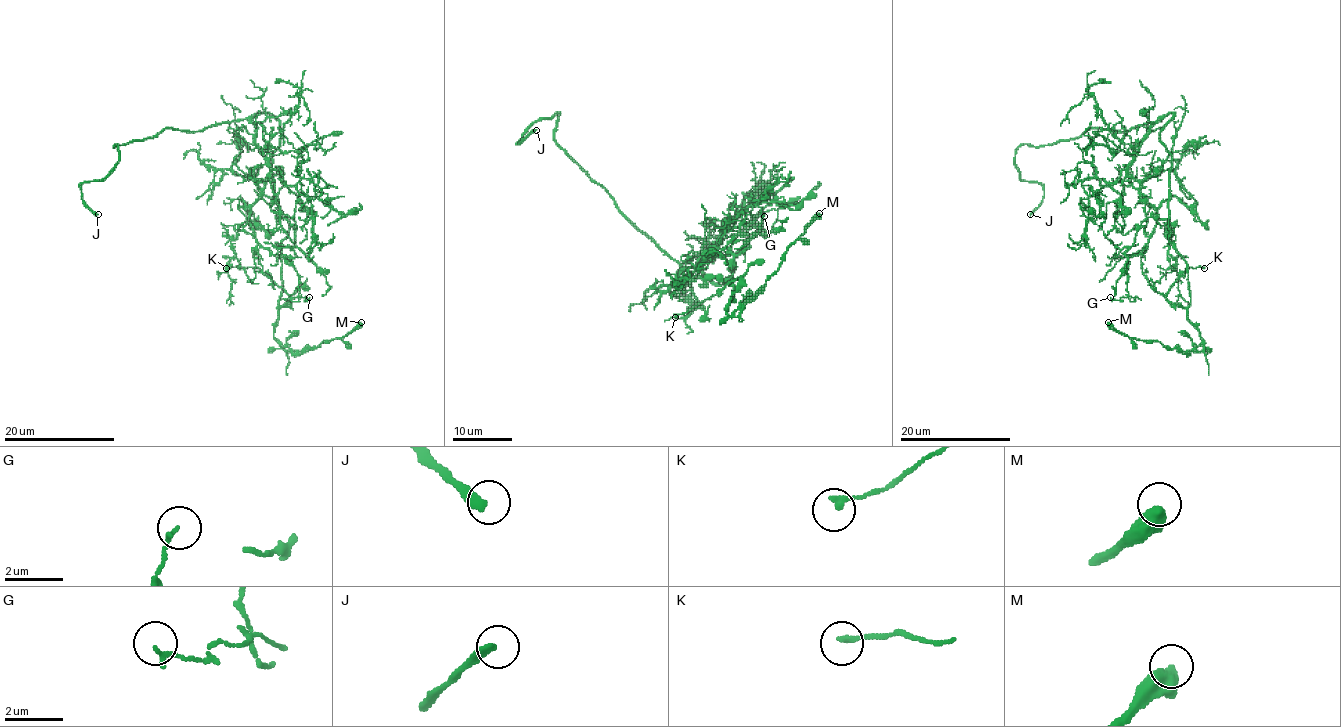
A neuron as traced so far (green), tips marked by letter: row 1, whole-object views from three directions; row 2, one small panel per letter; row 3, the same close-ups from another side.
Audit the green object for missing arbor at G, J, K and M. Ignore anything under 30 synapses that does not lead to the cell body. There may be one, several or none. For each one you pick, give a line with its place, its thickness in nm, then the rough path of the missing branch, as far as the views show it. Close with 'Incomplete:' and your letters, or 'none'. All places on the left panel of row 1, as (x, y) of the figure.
J: place (98, 214); calibre 320 nm; course (98, 214), (105, 224), (105, 238), (99, 243), (102, 265), (96, 272), (98, 289), (92, 290)
Incomplete: J

